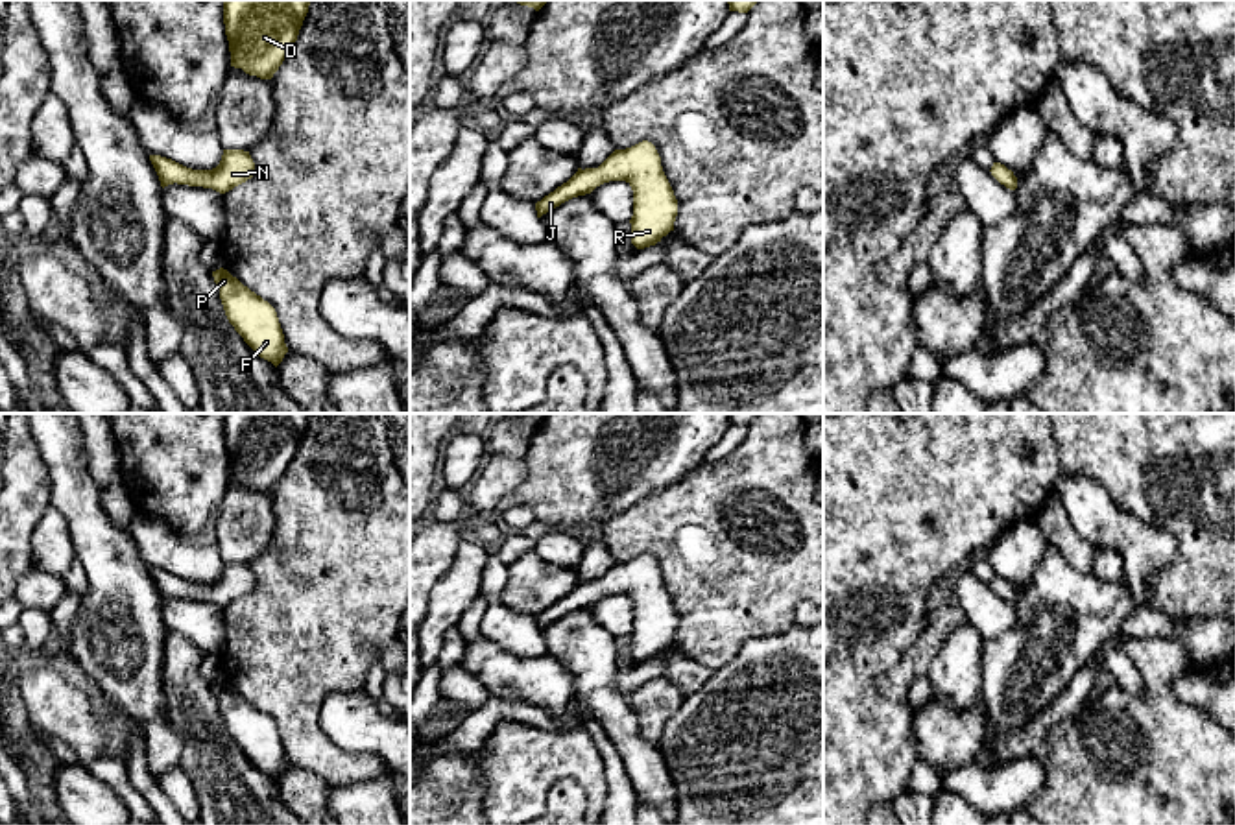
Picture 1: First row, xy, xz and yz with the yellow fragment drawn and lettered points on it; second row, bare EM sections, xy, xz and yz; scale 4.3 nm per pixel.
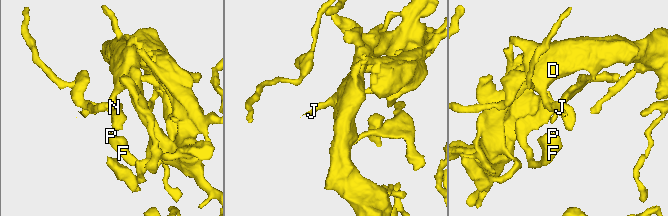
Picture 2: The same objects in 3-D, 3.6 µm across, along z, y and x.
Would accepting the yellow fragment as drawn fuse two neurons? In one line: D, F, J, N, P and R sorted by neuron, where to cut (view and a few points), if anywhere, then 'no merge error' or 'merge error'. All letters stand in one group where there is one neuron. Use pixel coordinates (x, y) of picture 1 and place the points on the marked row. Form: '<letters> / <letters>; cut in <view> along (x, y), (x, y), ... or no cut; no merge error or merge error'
D F J N P R; no cut; no merge error

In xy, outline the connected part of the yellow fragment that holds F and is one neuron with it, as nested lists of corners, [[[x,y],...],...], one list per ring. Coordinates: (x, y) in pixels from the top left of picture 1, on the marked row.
[[[216,269],[212,277],[229,323],[260,358],[277,367],[288,347],[275,308],[227,269]]]

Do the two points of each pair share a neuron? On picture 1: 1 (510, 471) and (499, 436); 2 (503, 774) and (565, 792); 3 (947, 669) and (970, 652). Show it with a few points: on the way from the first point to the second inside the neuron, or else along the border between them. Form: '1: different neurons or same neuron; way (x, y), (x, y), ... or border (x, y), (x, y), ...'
1: different neurons; border (491, 453), (523, 458)
2: different neurons; border (543, 794), (562, 779), (575, 779), (587, 805)
3: same neuron; way (953, 669), (964, 657)

